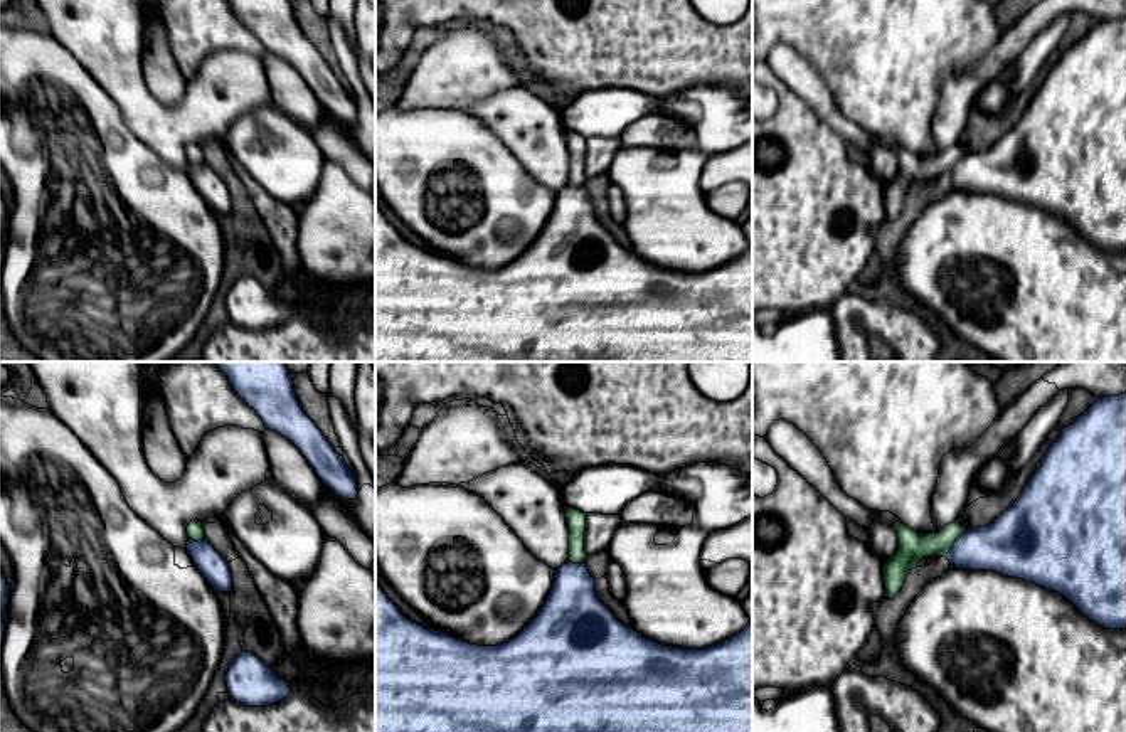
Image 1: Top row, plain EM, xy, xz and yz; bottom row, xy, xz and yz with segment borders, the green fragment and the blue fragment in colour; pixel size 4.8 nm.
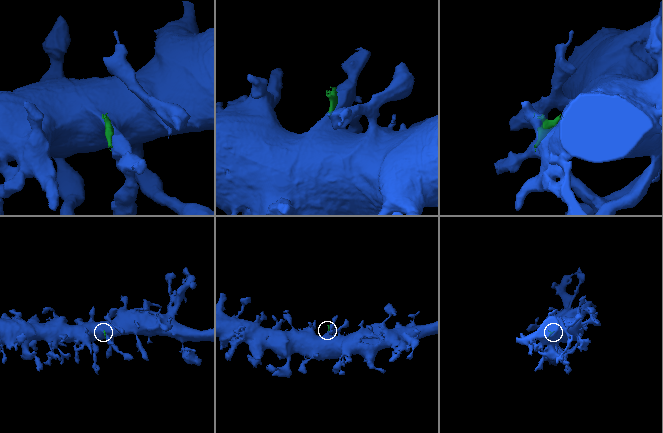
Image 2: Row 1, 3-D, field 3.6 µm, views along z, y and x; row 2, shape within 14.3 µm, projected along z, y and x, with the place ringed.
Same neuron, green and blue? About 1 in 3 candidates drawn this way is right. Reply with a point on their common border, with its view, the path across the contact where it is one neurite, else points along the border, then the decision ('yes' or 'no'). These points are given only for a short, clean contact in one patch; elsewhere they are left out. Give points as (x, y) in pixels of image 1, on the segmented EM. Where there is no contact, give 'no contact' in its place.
yz (955, 541) | no

